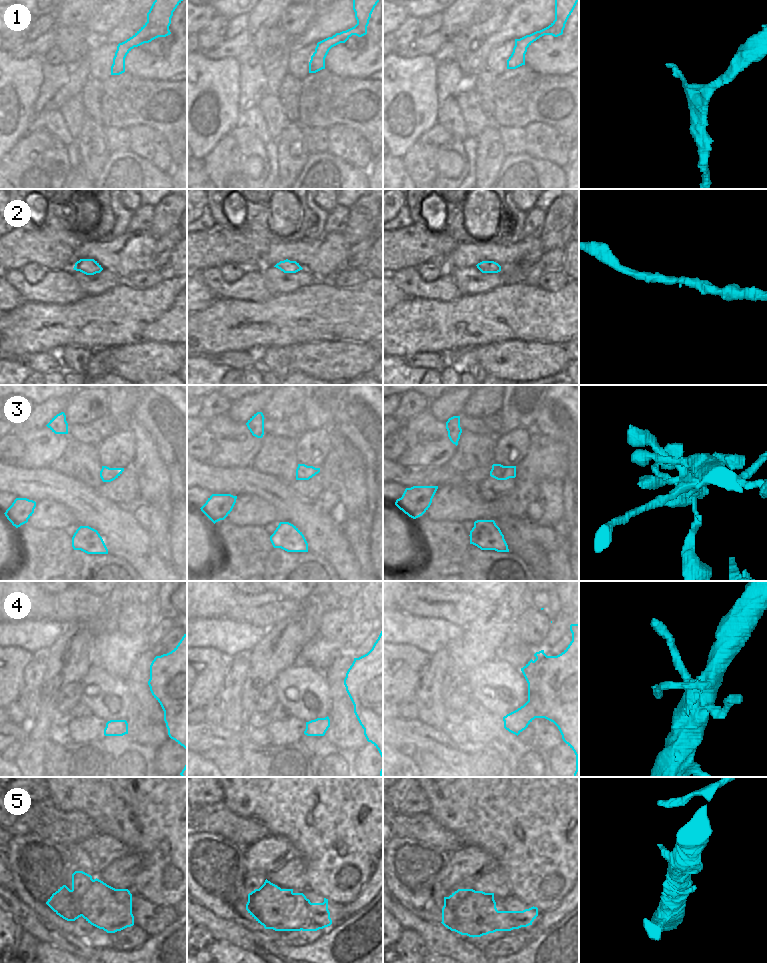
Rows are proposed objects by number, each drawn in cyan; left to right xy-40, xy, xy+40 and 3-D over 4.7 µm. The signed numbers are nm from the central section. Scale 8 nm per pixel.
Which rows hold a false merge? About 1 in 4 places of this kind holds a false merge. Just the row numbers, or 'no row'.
no row

